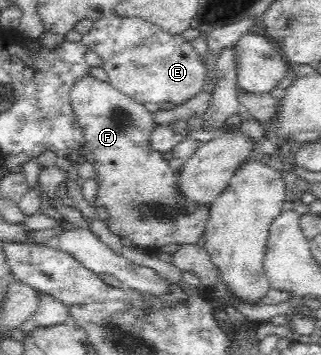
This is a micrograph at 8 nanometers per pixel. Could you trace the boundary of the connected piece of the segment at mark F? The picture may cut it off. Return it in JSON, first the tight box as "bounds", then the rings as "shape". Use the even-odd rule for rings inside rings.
{"bounds":[69,77,210,249],"shape":[[[94,77],[75,83],[69,97],[85,136],[80,153],[95,170],[92,179],[98,192],[92,204],[96,209],[106,210],[108,218],[103,221],[108,230],[144,249],[198,242],[205,234],[210,205],[193,206],[180,191],[180,169],[171,168],[162,153],[152,148],[152,132],[158,125],[153,113],[111,84]]]}

